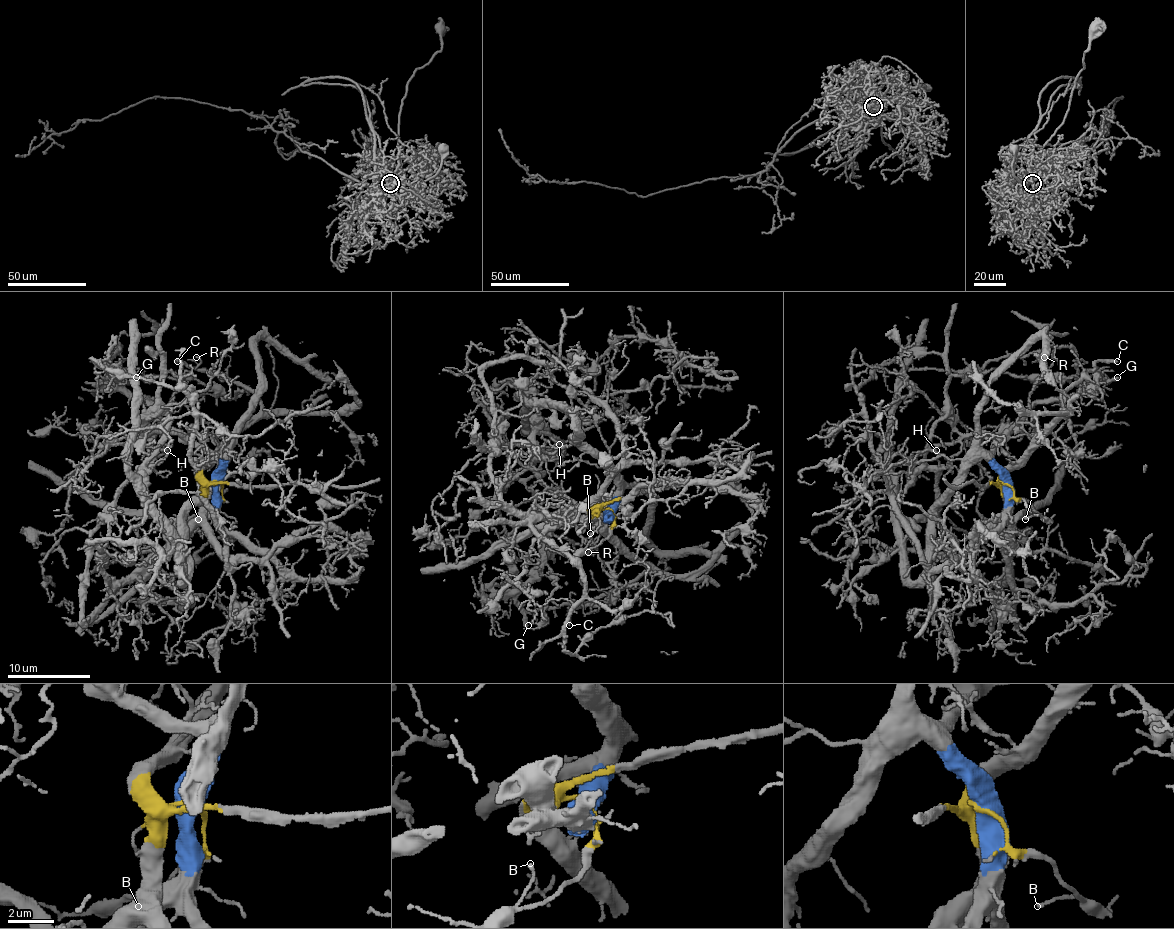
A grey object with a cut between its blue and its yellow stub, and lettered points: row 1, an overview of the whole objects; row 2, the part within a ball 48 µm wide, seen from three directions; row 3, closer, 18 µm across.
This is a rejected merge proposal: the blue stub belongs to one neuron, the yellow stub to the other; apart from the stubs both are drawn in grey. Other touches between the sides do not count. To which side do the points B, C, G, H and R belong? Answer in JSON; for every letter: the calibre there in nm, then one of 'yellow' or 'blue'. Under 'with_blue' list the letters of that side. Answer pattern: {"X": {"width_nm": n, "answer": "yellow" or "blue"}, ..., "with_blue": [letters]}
{"B": {"width_nm": 110, "answer": "yellow"}, "C": {"width_nm": 320, "answer": "yellow"}, "G": {"width_nm": 320, "answer": "blue"}, "H": {"width_nm": 80, "answer": "blue"}, "R": {"width_nm": 110, "answer": "blue"}, "with_blue": ["G", "H", "R"]}

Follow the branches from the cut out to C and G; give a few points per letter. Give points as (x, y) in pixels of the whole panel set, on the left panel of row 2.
C: (219, 482), (207, 482), (201, 471), (261, 409), (261, 403), (223, 375), (178, 361)
G: (219, 482), (217, 455), (207, 455), (186, 442), (146, 400), (136, 398), (124, 386), (136, 378)

